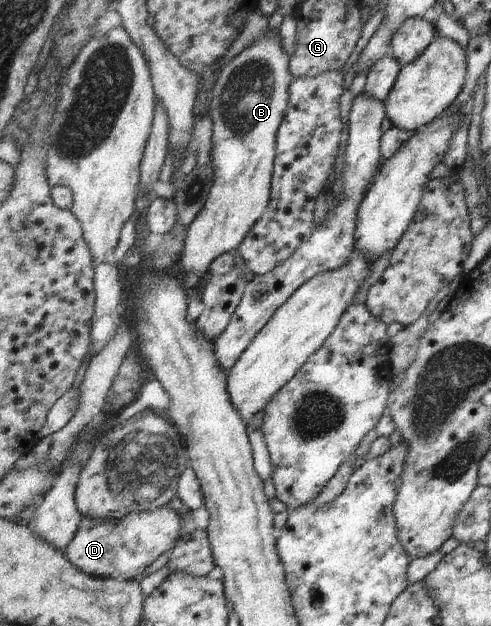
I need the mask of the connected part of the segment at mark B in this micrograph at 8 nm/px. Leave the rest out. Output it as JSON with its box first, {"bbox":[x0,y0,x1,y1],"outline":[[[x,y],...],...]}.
{"bbox":[180,30,295,277],"outline":[[[266,30],[260,37],[222,68],[209,92],[207,114],[214,125],[211,166],[216,172],[208,202],[187,230],[180,258],[185,273],[193,272],[199,277],[210,273],[210,265],[219,256],[237,249],[243,243],[255,224],[262,220],[271,203],[274,165],[278,156],[278,133],[290,108],[290,87],[295,78],[290,70],[290,56],[278,32]]]}

